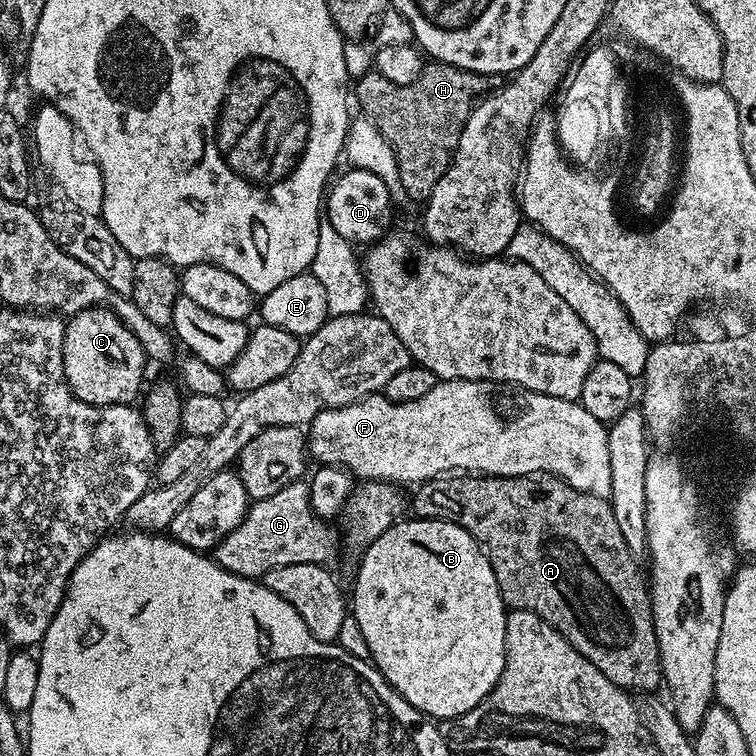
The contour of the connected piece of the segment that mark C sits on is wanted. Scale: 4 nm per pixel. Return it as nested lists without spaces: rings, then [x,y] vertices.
[[[103,306],[87,308],[86,310],[76,313],[75,316],[71,317],[71,319],[65,323],[64,373],[66,374],[66,382],[70,386],[70,390],[82,402],[86,402],[87,404],[132,404],[133,401],[135,401],[135,396],[138,394],[140,396],[142,392],[140,387],[142,387],[144,384],[144,364],[146,365],[146,357],[144,355],[144,351],[142,350],[142,346],[138,342],[138,338],[134,338],[132,331],[130,331],[127,326],[123,324],[122,321],[120,321],[111,310],[109,310],[109,308]]]

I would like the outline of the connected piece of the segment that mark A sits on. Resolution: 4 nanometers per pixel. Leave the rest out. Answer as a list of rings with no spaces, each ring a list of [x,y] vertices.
[[[445,474],[437,479],[424,481],[413,492],[416,493],[413,494],[412,500],[410,496],[410,508],[416,511],[413,513],[419,519],[449,520],[452,524],[462,526],[462,530],[466,530],[475,538],[477,544],[484,549],[485,556],[488,557],[490,566],[494,570],[494,578],[498,582],[498,590],[509,609],[521,608],[538,614],[538,618],[542,618],[550,626],[554,626],[554,630],[558,630],[562,634],[562,638],[566,638],[566,642],[570,642],[570,646],[574,646],[574,650],[578,650],[578,654],[582,654],[587,660],[594,662],[594,666],[598,666],[598,670],[602,670],[602,674],[606,674],[606,678],[610,678],[610,682],[614,682],[619,688],[632,694],[652,694],[657,691],[656,687],[661,687],[660,647],[656,637],[656,627],[652,621],[650,584],[645,573],[644,576],[640,573],[641,561],[630,550],[630,546],[626,546],[626,538],[622,538],[622,530],[618,530],[618,521],[614,518],[611,503],[605,497],[578,490],[574,486],[570,486],[561,476],[551,474],[534,476]]]

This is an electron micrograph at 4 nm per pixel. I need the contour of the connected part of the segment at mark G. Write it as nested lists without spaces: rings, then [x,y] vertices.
[[[301,478],[282,486],[278,494],[270,498],[253,500],[248,505],[248,512],[230,534],[214,549],[214,559],[218,566],[230,570],[230,574],[262,578],[278,566],[291,564],[331,565],[336,551],[341,551],[342,540],[332,529],[329,521],[316,515],[310,502],[309,481]]]

